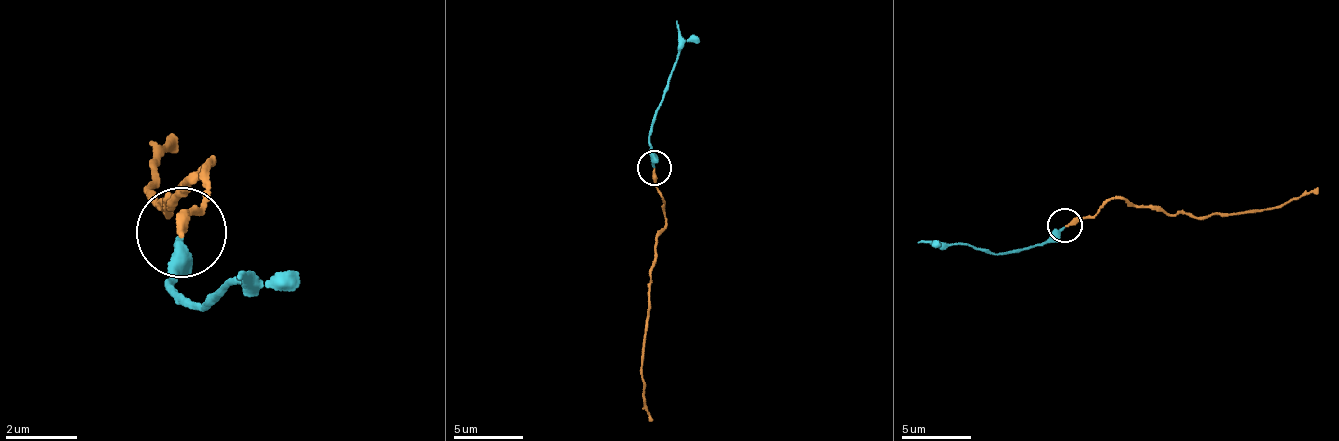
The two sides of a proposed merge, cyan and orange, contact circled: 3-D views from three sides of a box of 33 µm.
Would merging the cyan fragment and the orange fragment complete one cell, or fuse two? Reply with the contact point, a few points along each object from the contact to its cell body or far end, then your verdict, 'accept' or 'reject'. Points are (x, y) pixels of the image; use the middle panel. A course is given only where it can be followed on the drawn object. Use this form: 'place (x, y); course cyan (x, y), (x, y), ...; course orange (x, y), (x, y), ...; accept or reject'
place (654, 168); course cyan (653, 167), (650, 143), (657, 111), (677, 59), (677, 21); course orange (653, 167), (663, 219), (657, 243), (657, 264), (650, 271), (650, 312), (643, 375), (643, 402), (650, 420); accept

